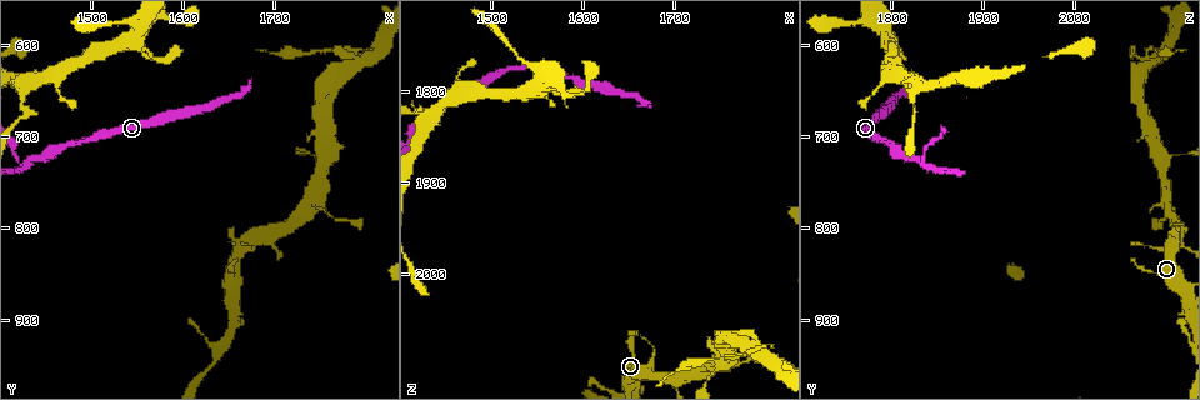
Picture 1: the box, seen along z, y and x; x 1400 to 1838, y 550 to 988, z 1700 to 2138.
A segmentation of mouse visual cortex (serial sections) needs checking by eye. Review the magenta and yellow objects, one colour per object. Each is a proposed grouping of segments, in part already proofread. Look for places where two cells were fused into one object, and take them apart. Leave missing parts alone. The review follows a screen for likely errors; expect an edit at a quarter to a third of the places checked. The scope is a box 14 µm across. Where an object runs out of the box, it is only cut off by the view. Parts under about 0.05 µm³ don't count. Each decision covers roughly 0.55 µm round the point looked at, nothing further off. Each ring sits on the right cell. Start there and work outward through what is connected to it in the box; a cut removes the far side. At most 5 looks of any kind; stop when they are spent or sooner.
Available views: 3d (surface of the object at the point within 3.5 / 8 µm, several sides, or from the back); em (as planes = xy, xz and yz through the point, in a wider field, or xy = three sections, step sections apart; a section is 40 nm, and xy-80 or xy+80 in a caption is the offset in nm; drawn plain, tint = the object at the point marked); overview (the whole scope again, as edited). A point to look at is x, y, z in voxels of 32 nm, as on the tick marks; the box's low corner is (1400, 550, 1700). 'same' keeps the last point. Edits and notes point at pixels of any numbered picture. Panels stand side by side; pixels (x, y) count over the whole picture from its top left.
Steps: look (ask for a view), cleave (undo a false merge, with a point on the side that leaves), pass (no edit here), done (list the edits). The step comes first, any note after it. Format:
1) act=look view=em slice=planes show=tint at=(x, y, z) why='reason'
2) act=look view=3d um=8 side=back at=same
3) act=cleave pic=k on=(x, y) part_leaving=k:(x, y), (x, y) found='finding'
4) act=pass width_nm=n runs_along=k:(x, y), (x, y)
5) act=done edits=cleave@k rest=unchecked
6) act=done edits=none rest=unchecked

act=look view=em slice=xy step=1 show=tint at=(1425, 730, 1830) why='sharp bend'

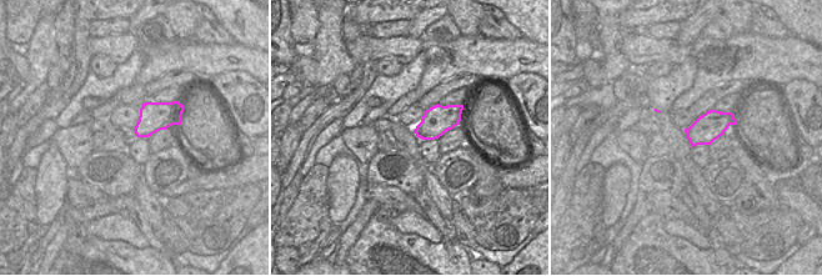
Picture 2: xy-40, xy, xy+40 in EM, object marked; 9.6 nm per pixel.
act=look view=3d um=3.5 at=same

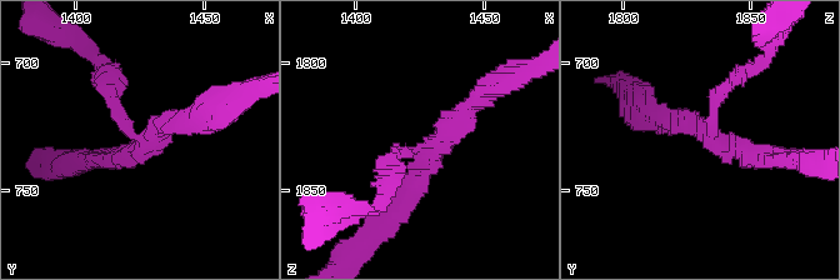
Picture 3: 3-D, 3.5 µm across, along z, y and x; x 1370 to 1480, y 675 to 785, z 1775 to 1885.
act=cleave pic=3 on=(116, 94) width_nm=260 part_leaving=3:(135, 138), (93, 56) found='a second cell is stuck on'

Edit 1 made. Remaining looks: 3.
act=look view=3d um=8 at=(1790, 615, 2080) why='a fork'

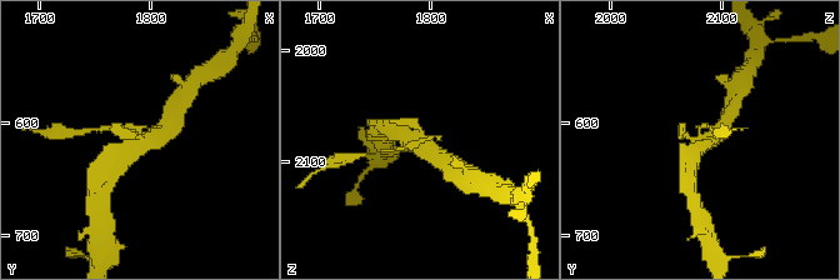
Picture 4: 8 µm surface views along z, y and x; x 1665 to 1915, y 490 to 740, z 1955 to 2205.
act=look view=em slice=planes show=tint at=(1790, 616, 2082)

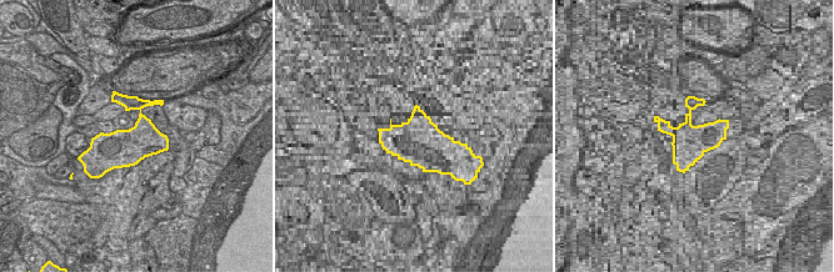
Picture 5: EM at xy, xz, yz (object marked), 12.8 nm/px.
act=cleave pic=4 on=(105, 128) width_nm=480 found='two cells meet here'

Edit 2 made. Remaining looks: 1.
act=done edits=cleave@3,cleave@4 rest=unchecked

